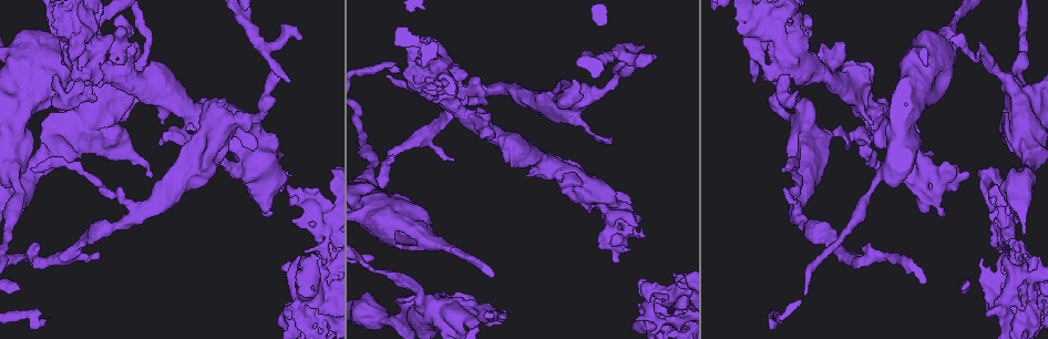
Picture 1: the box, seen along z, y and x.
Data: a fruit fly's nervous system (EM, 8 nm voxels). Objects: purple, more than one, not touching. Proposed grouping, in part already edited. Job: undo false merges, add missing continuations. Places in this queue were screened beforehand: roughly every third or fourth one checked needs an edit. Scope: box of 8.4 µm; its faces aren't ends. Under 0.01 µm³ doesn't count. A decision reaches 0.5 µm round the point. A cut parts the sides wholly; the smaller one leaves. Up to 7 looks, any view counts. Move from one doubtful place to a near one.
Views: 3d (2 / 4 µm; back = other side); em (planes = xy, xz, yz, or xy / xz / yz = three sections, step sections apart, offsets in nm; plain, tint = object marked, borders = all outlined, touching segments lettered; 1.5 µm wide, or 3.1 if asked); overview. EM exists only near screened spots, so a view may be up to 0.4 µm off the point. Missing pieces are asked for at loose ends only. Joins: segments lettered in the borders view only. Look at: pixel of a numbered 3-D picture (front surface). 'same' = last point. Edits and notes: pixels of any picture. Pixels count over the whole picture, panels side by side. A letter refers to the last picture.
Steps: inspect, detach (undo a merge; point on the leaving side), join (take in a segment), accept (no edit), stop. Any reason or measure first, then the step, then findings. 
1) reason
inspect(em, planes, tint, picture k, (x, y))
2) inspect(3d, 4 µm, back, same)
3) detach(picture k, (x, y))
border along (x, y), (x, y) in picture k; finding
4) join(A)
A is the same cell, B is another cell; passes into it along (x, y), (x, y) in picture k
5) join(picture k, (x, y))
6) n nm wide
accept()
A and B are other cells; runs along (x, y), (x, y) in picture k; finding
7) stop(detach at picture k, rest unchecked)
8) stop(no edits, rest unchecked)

touches itself
inspect(3d, 4 µm, picture 1, (869, 163))

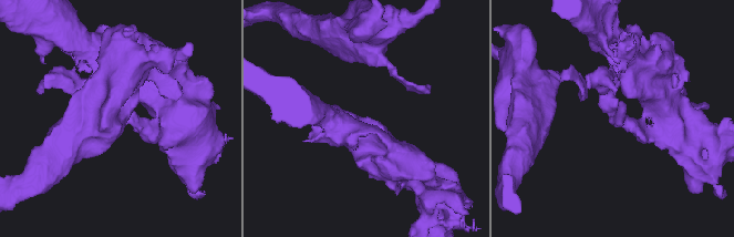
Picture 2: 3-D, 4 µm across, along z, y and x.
inspect(em, yz, step 8, plain, picture 2, (617, 122))

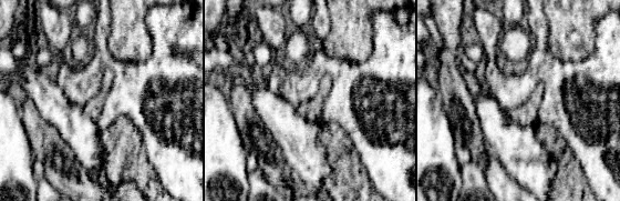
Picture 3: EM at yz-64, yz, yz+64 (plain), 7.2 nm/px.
inspect(em, yz, step 8, borders, same)

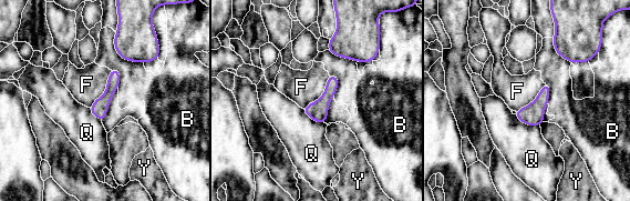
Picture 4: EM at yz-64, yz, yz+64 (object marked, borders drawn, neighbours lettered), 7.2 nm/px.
80 nm wide
accept()
B, F, Q and Y are other cells; border along (515, 113), (525, 123), (539, 126) in picture 4; one neuron here

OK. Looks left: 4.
thick turns thin
inspect(3d, 2 µm, picture 1, (756, 48))

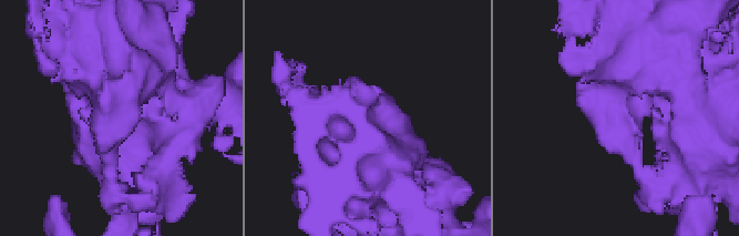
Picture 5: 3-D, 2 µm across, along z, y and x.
need the tissue
inspect(em, xz, step 4, borders, picture 5, (108, 110))

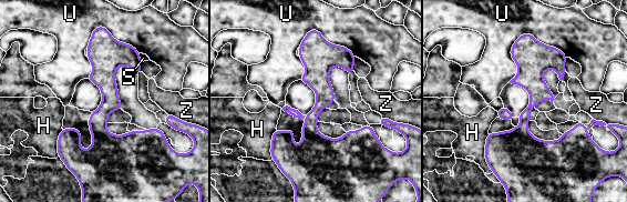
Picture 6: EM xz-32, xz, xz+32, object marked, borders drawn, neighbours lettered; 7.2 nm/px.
accept()
H, S, U and Z are other cells; one neuron here

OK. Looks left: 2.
branch stops here
inspect(em, xy, step 4, borders, picture 1, (655, 56))

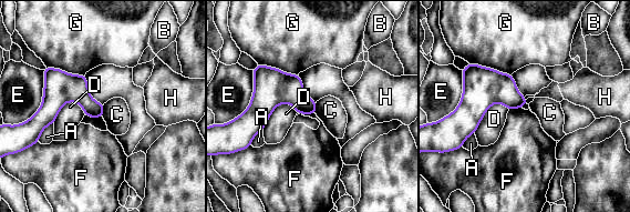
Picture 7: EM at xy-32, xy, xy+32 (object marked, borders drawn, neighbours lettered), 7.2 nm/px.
inspect(em, planes, borders, same)

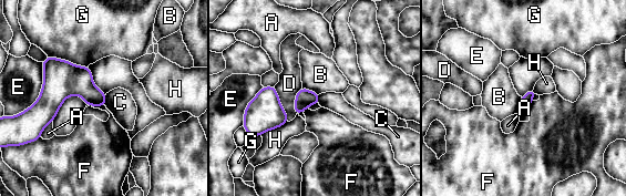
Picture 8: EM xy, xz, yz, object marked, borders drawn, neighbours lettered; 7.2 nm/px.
accept()
A, B, C, D, E, F, G and H are other cells; border along (106, 94), (104, 105) in picture 8; none of them fits

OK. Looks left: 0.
stop(no edits, rest unchecked)

